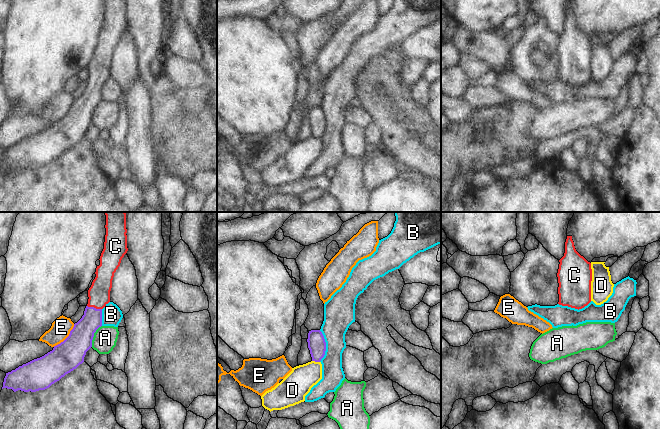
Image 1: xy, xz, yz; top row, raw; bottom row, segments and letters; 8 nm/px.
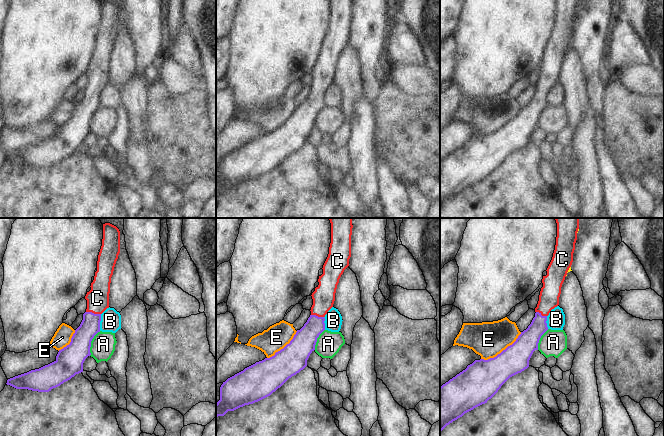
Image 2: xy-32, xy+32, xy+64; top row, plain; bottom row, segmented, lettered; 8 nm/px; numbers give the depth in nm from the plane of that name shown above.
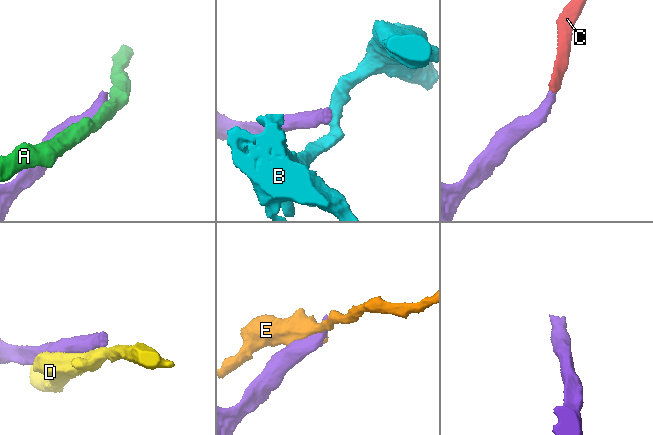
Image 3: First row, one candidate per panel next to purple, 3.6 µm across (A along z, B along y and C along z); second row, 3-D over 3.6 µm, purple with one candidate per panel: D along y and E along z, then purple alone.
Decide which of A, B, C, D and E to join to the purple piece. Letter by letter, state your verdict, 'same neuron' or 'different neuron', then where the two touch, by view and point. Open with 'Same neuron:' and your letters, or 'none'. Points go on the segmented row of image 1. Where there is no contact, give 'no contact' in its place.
Same neuron: C
A: different neuron | xy (93, 336)
B: different neuron | xz (325, 346)
C: same neuron | xy (93, 307)
D: different neuron | xz (316, 361)
E: different neuron | xy (67, 337)

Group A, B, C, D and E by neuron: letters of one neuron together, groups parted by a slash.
A / B / C / D / E

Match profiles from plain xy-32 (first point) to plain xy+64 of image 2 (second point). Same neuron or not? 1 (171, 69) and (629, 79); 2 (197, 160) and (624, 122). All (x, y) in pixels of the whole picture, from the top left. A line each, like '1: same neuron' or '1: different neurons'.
1: same neuron
2: same neuron

